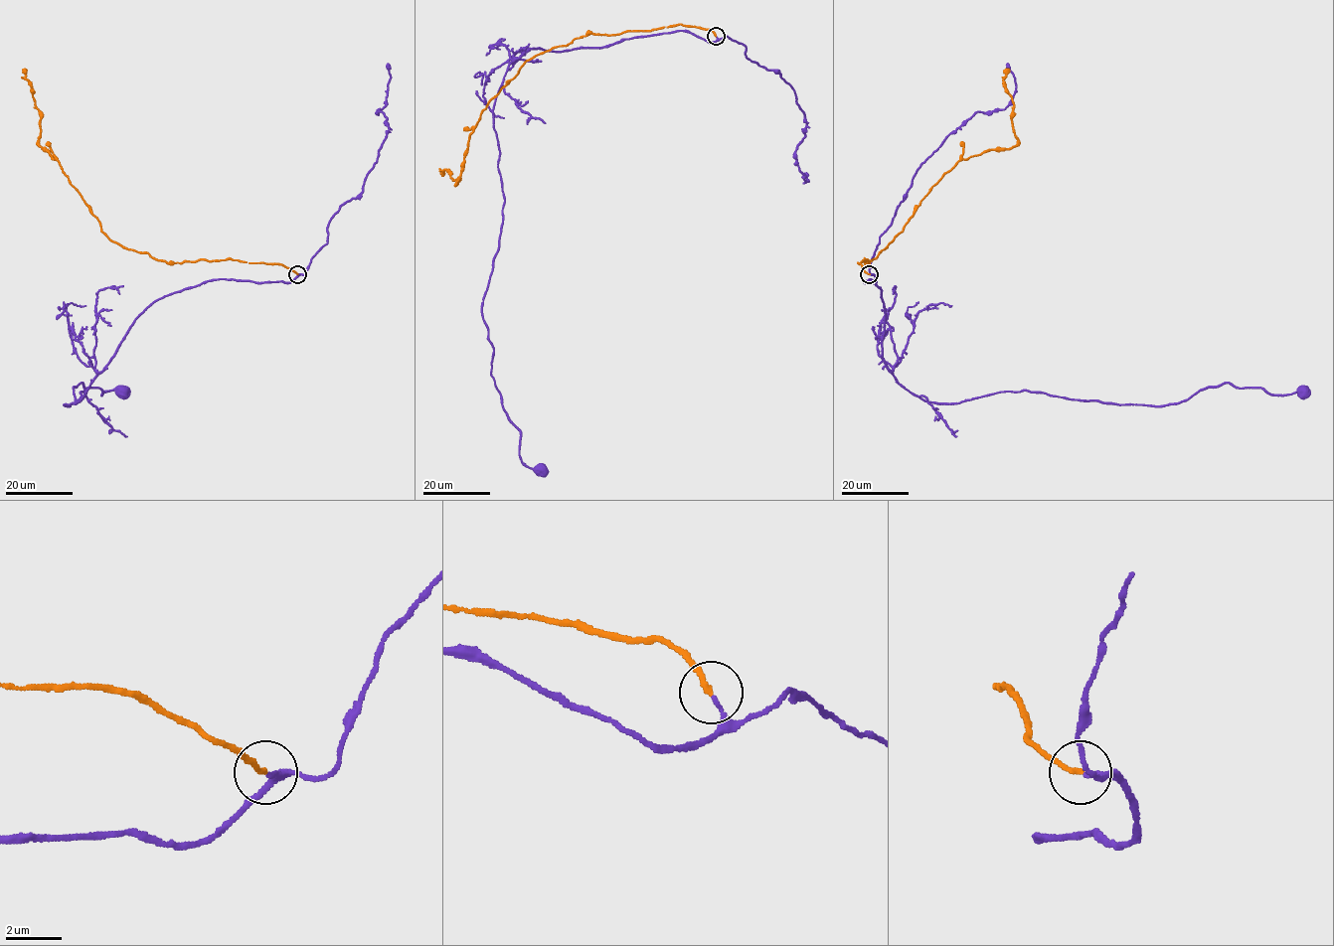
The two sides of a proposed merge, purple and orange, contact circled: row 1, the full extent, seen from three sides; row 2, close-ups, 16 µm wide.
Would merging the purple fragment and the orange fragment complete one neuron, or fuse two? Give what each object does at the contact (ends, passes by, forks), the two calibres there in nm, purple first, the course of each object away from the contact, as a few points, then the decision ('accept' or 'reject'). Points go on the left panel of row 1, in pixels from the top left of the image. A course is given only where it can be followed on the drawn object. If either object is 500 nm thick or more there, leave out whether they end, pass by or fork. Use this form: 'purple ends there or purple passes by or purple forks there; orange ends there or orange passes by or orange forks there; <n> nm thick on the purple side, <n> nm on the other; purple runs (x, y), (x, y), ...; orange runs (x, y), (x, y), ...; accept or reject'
purple ends there; orange ends there; 130 nm thick on the purple side, 170 nm on the other; purple runs (297, 274), (205, 281), (153, 301), (75, 403), (84, 396), (64, 404), (81, 383), (123, 391); orange runs (297, 274), (281, 265), (229, 259), (167, 263), (112, 241), (58, 161), (38, 144), (40, 111), (22, 69); accept

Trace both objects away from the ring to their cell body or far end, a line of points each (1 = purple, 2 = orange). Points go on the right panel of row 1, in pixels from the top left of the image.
1: (870, 274), (885, 366), (926, 401), (1024, 391), (1160, 406), (1226, 383), (1304, 391)
2: (869, 274), (858, 262), (869, 263), (903, 231), (958, 161), (1017, 144), (1014, 101), (1003, 80), (1007, 69)

